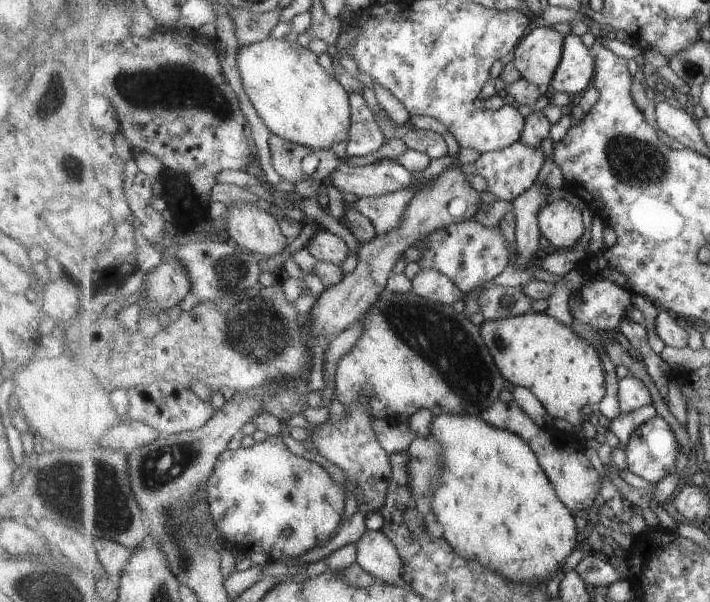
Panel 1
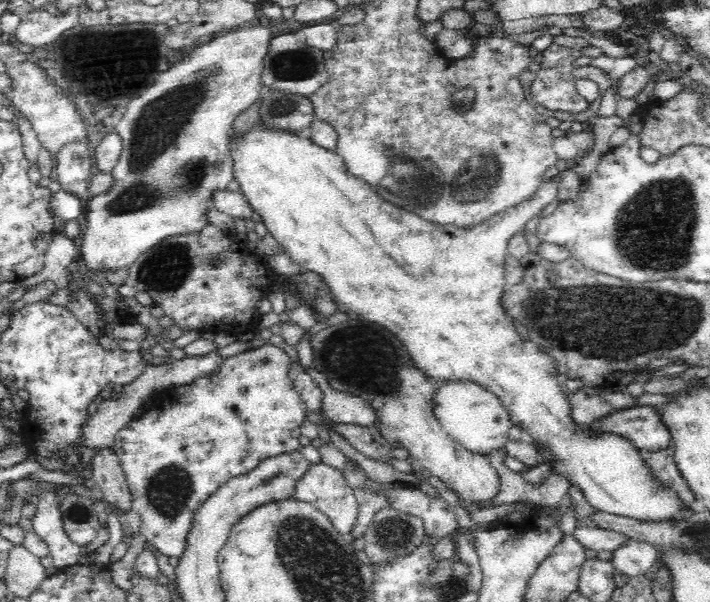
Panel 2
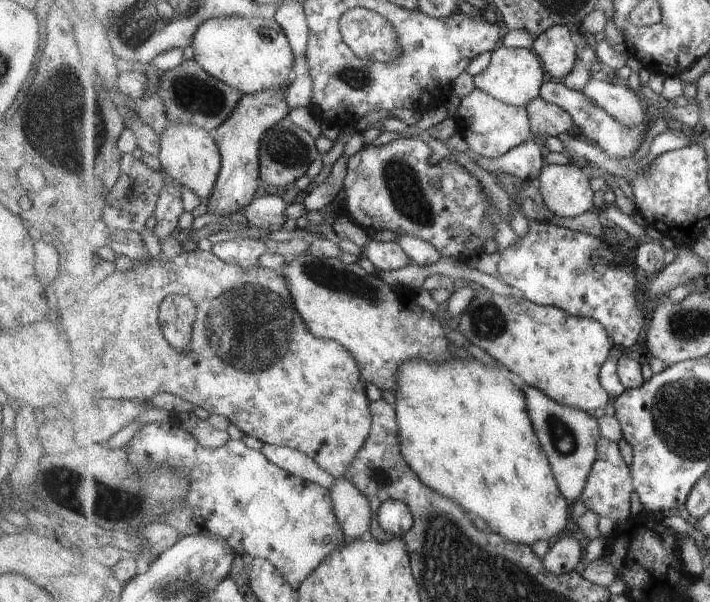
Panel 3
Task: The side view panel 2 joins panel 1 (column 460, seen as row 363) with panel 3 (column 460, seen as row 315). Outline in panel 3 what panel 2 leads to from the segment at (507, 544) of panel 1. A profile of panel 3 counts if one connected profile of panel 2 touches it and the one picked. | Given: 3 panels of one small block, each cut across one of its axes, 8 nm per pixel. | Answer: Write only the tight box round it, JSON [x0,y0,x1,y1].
[395,358,571,546]

